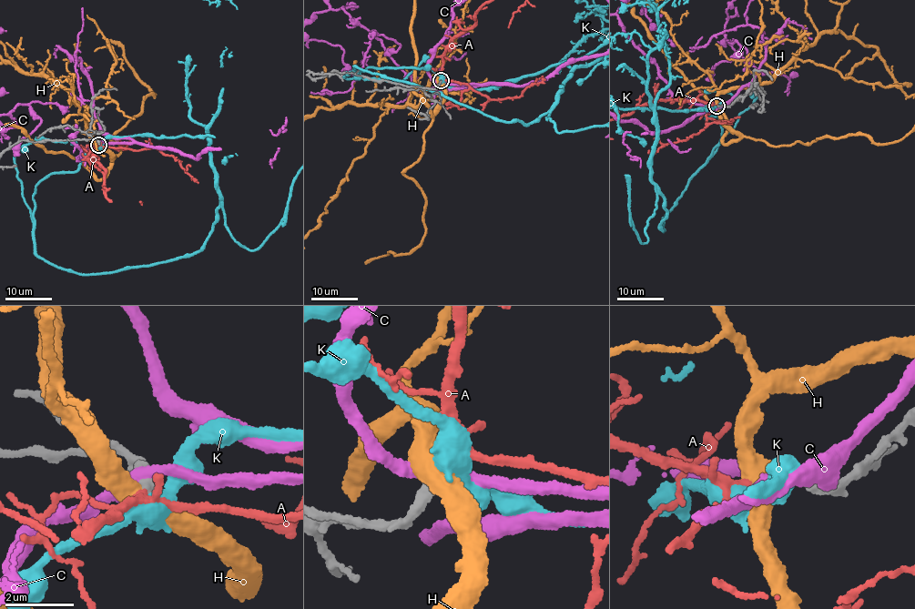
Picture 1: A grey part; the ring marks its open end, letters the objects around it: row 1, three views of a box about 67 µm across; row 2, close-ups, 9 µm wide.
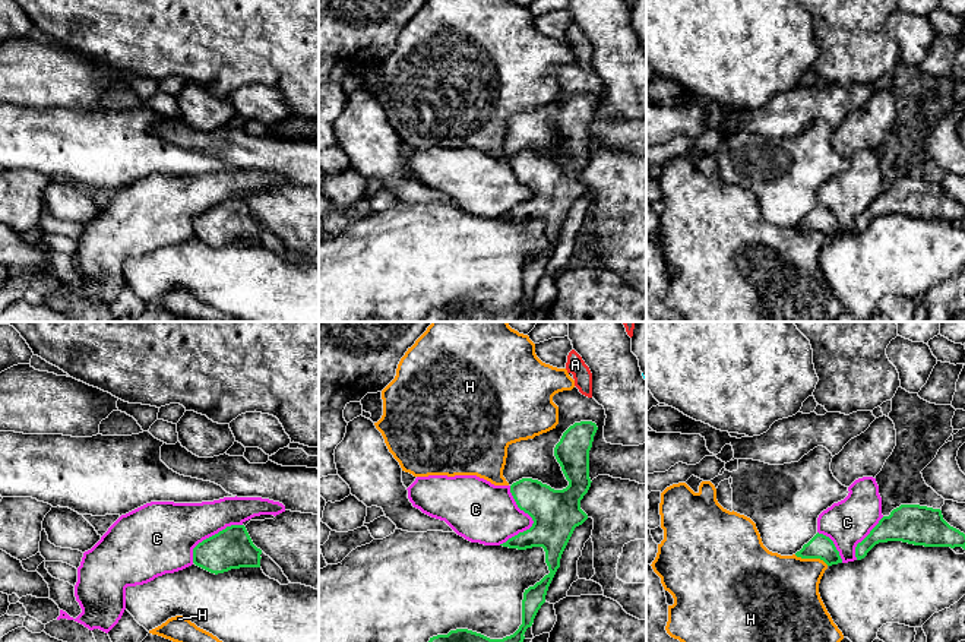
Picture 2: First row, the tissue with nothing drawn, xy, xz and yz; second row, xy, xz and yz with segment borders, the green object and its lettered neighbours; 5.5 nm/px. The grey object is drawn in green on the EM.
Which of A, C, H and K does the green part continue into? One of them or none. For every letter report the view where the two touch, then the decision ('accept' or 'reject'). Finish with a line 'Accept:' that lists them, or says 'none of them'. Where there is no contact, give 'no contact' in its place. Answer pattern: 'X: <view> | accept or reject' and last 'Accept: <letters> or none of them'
A: no contact | accept
C: xz | reject
H: yz | reject
K: no contact | reject
Accept: A

